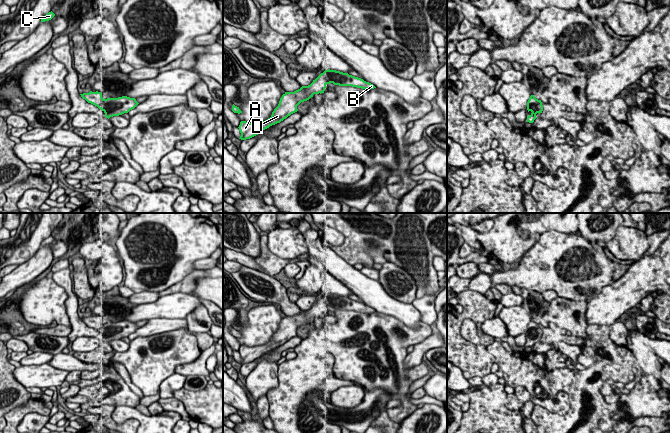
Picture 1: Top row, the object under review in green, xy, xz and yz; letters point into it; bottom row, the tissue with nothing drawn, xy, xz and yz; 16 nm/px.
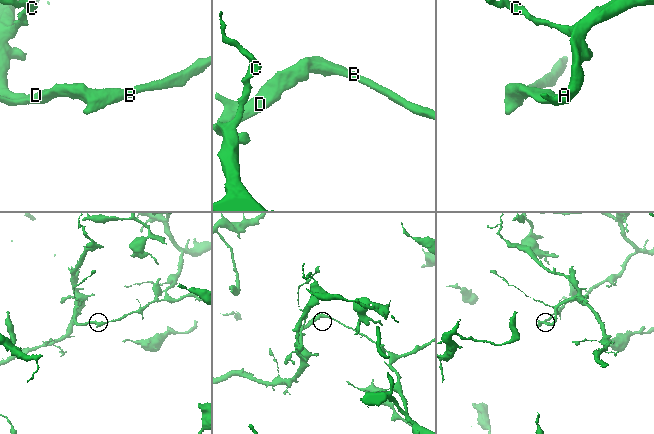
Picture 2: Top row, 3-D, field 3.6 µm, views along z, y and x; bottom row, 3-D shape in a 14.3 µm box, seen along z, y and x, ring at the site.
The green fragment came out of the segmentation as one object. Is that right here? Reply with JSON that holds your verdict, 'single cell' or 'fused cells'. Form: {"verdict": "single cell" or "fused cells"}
{"verdict": "fused cells"}

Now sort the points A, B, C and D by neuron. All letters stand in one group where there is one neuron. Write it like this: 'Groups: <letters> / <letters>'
Groups: A C D / B

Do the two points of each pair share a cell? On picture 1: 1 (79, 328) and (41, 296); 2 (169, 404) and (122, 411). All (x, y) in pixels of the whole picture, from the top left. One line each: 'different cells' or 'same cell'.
1: different cells
2: different cells

